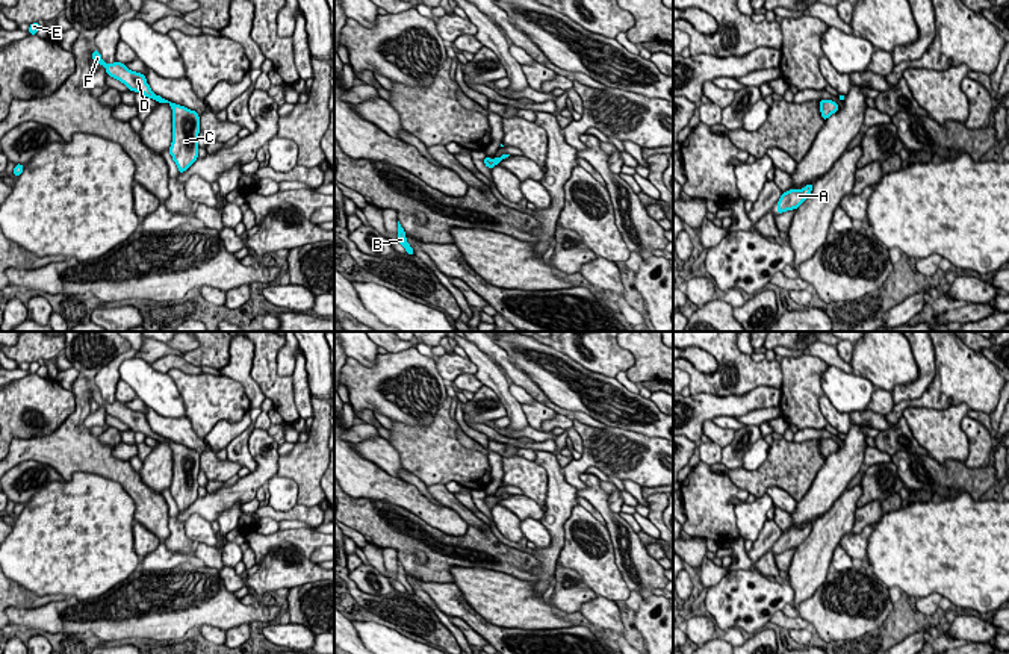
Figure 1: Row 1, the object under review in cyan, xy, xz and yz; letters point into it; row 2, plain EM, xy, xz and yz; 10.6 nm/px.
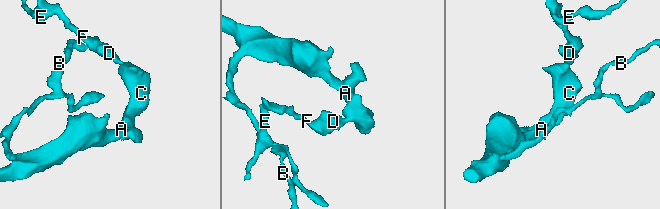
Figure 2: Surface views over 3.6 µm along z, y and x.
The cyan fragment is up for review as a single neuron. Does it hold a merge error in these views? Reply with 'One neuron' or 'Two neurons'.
One neuron

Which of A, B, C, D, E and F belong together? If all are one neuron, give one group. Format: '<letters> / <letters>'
A B C D E F

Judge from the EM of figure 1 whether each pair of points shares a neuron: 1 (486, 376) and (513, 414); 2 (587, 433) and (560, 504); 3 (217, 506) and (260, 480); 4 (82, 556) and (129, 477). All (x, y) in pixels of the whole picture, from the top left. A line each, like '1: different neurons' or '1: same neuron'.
1: same neuron
2: different neurons
3: same neuron
4: different neurons

